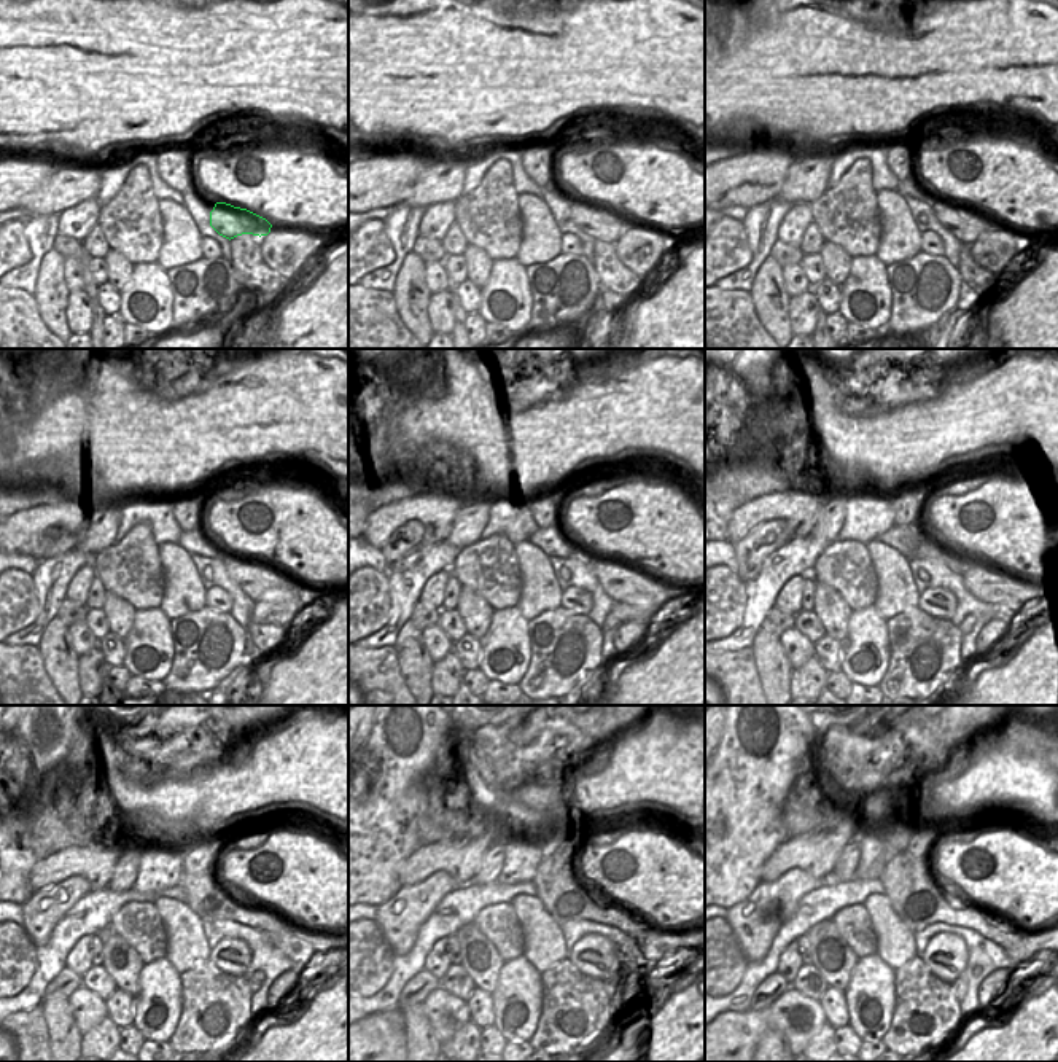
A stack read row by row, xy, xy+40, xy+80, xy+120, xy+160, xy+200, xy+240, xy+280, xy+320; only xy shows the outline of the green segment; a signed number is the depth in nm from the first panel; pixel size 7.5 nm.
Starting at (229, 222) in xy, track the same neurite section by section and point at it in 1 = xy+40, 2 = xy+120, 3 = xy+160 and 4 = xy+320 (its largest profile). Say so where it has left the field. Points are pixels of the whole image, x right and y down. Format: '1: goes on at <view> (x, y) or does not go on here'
1: goes on at xy+40 (600, 223)
2: goes on at xy+120 (260, 581)
3: goes on at xy+160 (626, 585)
4: goes on at xy+320 (1028, 951)

